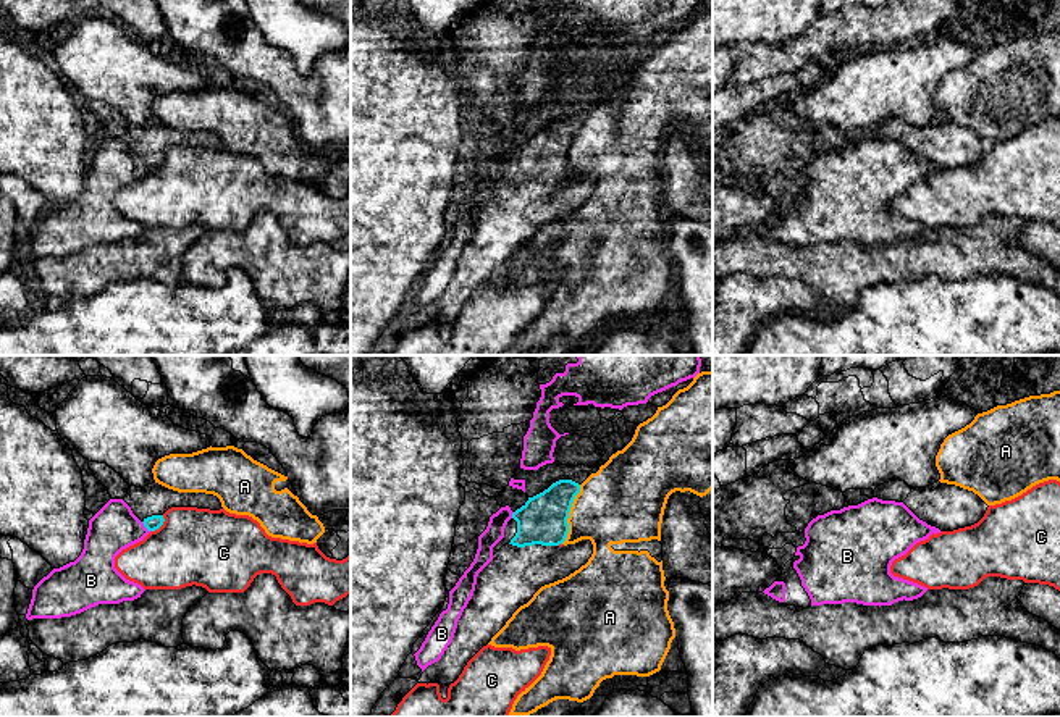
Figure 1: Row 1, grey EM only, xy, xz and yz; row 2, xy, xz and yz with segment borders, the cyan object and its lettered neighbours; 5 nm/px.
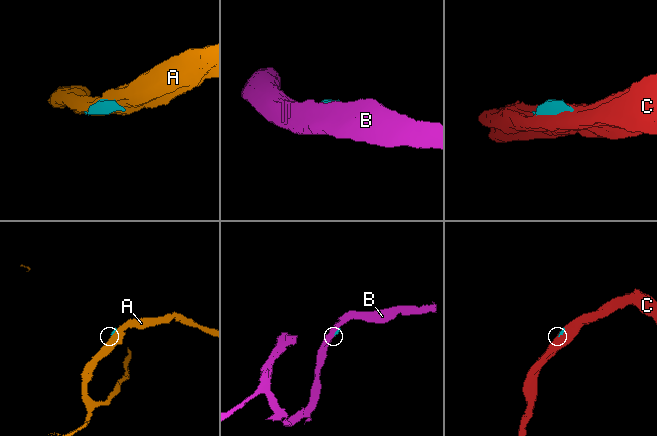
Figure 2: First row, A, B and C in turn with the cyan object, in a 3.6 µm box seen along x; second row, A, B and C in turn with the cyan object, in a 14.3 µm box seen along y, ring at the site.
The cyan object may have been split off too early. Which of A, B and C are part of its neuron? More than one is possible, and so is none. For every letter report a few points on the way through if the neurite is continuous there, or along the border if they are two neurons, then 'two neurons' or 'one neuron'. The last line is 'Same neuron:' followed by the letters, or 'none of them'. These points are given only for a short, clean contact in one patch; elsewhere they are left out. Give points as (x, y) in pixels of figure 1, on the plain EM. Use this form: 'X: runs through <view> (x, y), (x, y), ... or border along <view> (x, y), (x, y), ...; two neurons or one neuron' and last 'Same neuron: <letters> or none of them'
A: border along xz (580, 123), (569, 150), (567, 175), (561, 181); two neurons
B: two neurons
C: two neurons
Same neuron: none of them

